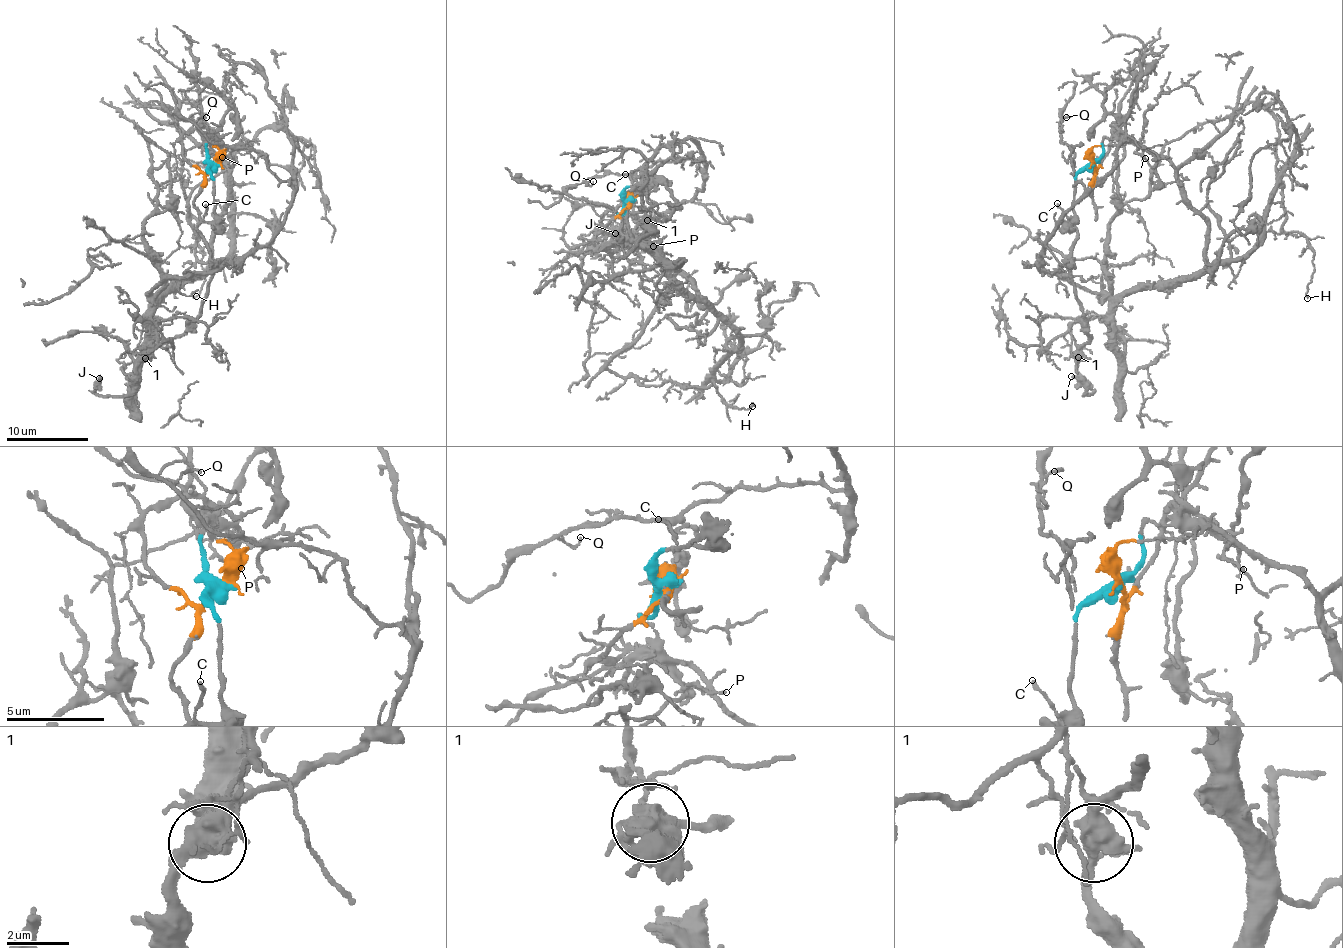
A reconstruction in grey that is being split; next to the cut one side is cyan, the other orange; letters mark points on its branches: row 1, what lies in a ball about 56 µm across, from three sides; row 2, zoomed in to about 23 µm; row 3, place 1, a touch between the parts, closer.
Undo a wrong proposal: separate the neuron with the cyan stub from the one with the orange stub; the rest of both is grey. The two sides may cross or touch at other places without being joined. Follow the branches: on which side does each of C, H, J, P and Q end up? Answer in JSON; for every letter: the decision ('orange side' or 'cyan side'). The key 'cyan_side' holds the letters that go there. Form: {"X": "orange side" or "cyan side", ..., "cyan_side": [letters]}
{"C": "cyan side", "H": "orange side", "J": "cyan side", "P": "orange side", "Q": "orange side", "cyan_side": ["C", "J"]}

